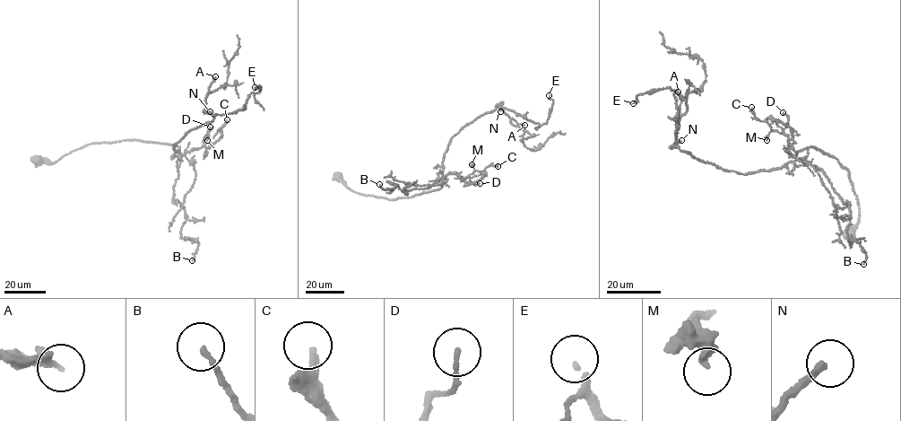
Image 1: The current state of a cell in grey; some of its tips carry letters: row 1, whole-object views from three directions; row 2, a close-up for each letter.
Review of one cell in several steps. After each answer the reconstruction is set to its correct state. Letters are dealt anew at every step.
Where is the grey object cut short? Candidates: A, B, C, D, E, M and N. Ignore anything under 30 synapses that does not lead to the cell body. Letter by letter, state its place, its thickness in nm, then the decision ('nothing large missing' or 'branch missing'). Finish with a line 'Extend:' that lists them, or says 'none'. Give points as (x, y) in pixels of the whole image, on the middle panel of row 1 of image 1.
A: place (524, 125); calibre 400 nm; branch missing
B: place (379, 184); calibre 140 nm; nothing large missing
C: place (498, 166); calibre 220 nm; nothing large missing
D: place (480, 183); calibre 120 nm; nothing large missing
E: place (549, 95); calibre 150 nm; branch missing
M: place (472, 164); calibre 280 nm; nothing large missing
N: place (500, 111); calibre 240 nm; branch missing
Extend: A, E, N

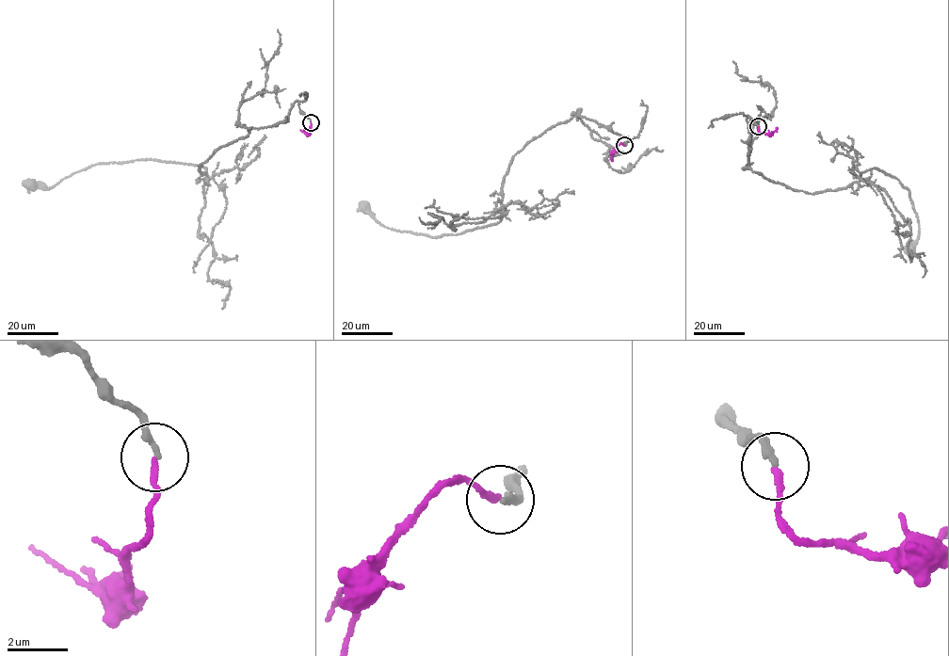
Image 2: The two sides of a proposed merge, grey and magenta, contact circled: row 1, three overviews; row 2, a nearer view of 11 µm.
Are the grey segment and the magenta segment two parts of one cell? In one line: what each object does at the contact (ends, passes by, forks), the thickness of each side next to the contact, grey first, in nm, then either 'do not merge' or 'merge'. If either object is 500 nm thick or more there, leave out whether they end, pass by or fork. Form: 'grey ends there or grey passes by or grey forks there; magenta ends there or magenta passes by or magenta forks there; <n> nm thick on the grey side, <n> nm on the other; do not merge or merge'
grey ends there; magenta ends there; 200 nm thick on the grey side, 200 nm on the other; merge

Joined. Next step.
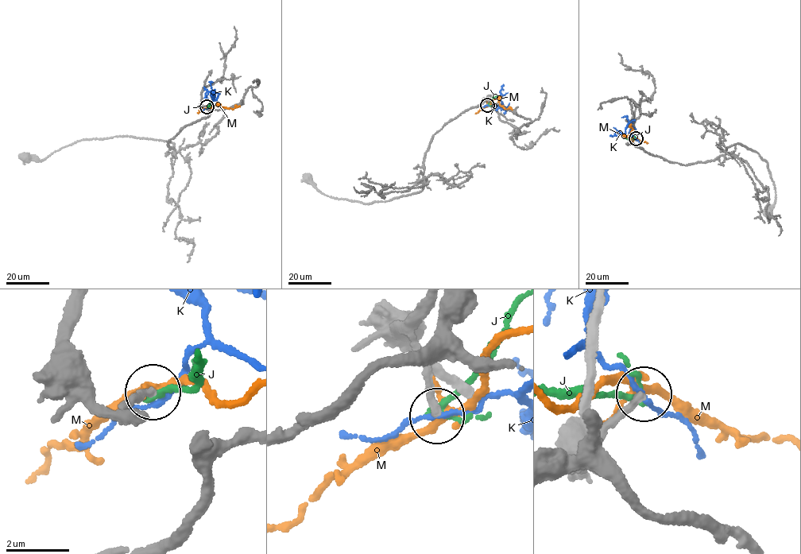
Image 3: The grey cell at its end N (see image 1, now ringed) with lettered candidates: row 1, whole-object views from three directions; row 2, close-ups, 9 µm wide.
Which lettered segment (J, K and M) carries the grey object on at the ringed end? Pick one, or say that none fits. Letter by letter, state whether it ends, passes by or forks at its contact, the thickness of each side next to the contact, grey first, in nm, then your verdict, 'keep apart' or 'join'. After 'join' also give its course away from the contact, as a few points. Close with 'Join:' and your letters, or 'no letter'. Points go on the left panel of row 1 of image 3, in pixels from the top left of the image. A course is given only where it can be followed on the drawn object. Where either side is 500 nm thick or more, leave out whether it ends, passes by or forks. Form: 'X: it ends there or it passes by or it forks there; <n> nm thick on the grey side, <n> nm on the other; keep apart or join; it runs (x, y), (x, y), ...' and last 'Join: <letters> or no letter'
J: it passes by; 260 nm thick on the grey side, 160 nm on the other; keep apart
K: it passes by; 240 nm thick on the grey side, 130 nm on the other; keep apart
M: it ends there; 320 nm thick on the grey side, 200 nm on the other; keep apart
Join: no letter

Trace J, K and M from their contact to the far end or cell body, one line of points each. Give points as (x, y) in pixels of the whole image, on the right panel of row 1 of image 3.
J: (635, 139), (624, 136)
K: (636, 138), (628, 124), (625, 133), (610, 135)
M: (633, 140), (634, 137), (630, 139), (624, 135), (631, 134), (632, 129), (631, 124)

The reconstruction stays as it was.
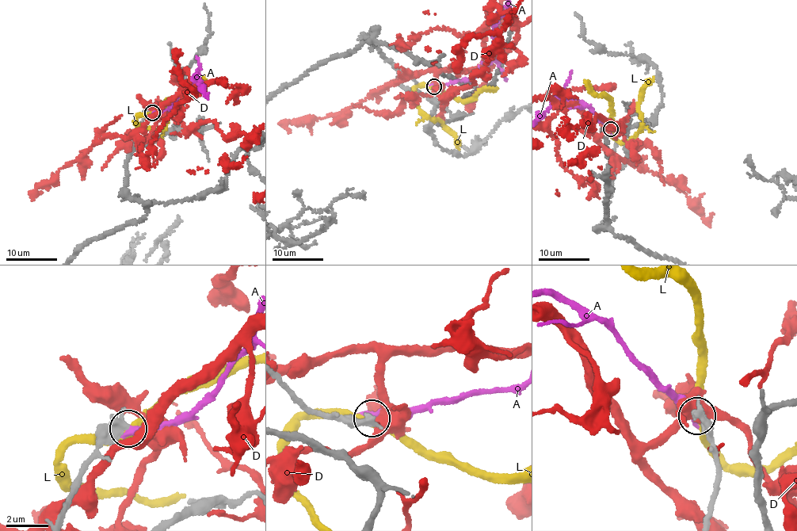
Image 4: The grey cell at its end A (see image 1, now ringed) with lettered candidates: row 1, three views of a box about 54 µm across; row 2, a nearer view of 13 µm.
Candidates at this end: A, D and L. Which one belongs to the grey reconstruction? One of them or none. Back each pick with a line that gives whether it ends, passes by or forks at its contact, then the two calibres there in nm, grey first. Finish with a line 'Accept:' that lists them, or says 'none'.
A: It ends there. Thickness 550 nm (grey) against 320 nm
Accept: A

